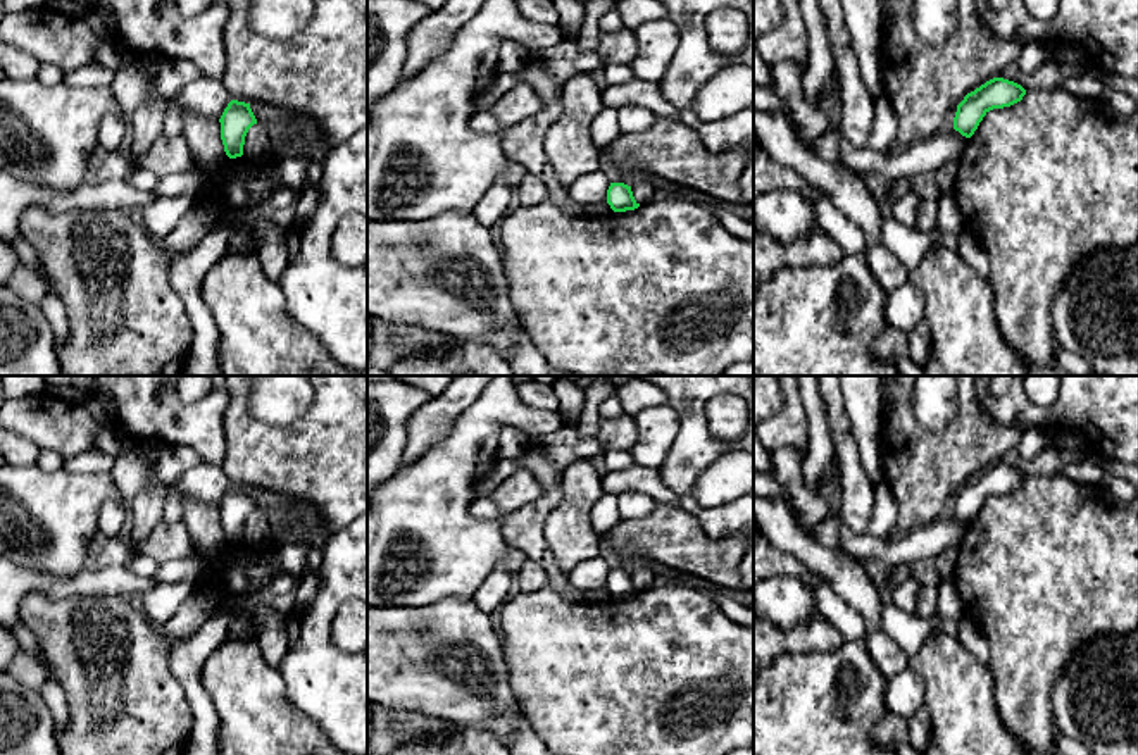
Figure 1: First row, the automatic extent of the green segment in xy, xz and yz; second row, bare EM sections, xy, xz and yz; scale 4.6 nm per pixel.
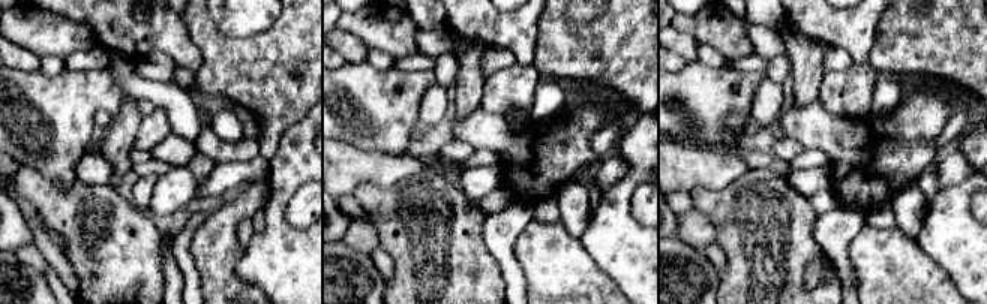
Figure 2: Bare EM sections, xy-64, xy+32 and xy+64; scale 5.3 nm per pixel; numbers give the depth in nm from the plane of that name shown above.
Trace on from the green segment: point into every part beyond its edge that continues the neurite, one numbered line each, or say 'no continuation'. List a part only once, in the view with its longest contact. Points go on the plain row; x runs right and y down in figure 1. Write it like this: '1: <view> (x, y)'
no continuation

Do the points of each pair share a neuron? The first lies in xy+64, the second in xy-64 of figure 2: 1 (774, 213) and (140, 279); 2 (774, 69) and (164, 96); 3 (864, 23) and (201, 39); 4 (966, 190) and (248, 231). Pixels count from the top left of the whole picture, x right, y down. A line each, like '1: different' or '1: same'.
1: same
2: same
3: different
4: different

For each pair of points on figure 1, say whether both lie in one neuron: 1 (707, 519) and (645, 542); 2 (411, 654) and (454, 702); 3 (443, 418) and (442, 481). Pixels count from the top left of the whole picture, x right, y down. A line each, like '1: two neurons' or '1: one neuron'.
1: two neurons
2: one neuron
3: two neurons

